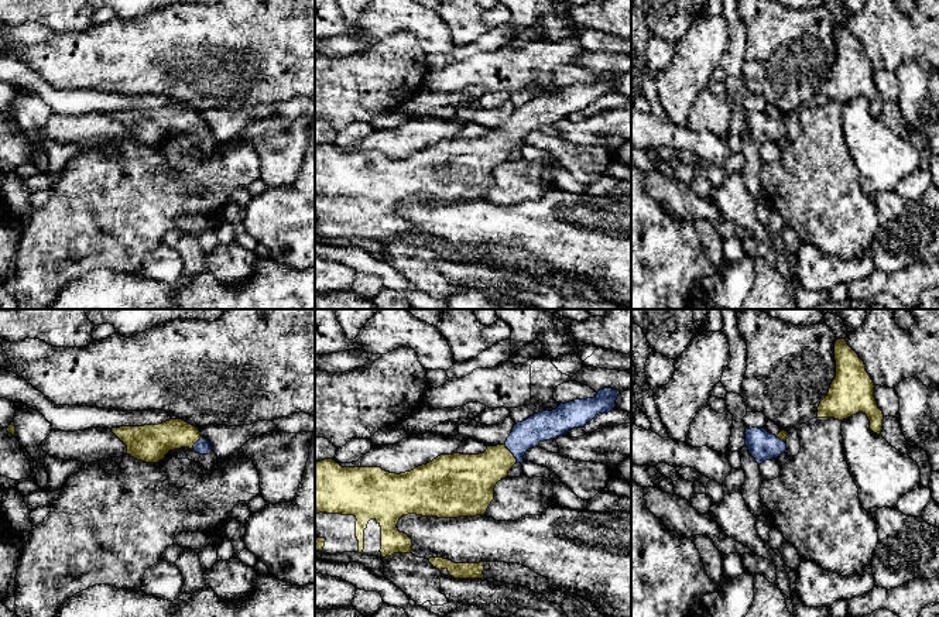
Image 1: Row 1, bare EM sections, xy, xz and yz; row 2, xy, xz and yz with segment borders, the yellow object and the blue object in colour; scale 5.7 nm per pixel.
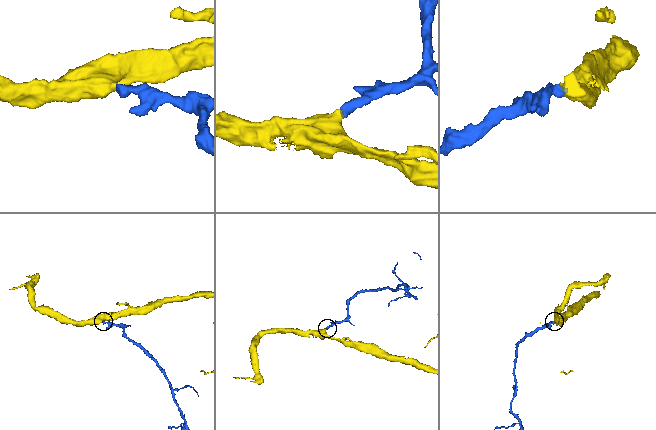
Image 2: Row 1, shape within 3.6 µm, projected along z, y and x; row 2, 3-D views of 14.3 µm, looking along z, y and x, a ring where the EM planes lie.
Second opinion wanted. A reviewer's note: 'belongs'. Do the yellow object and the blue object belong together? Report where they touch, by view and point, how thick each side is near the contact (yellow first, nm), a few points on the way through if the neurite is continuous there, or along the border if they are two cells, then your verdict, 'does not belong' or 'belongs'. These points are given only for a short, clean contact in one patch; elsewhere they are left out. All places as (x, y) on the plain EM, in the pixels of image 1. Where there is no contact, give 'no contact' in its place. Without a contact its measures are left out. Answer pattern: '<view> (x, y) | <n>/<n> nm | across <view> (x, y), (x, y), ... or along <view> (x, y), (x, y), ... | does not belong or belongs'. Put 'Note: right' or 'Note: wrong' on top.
Note: right
xz (511, 137) | 260/170 nm | across xz (475, 160), (511, 137), (537, 112), (545, 109) | belongs

